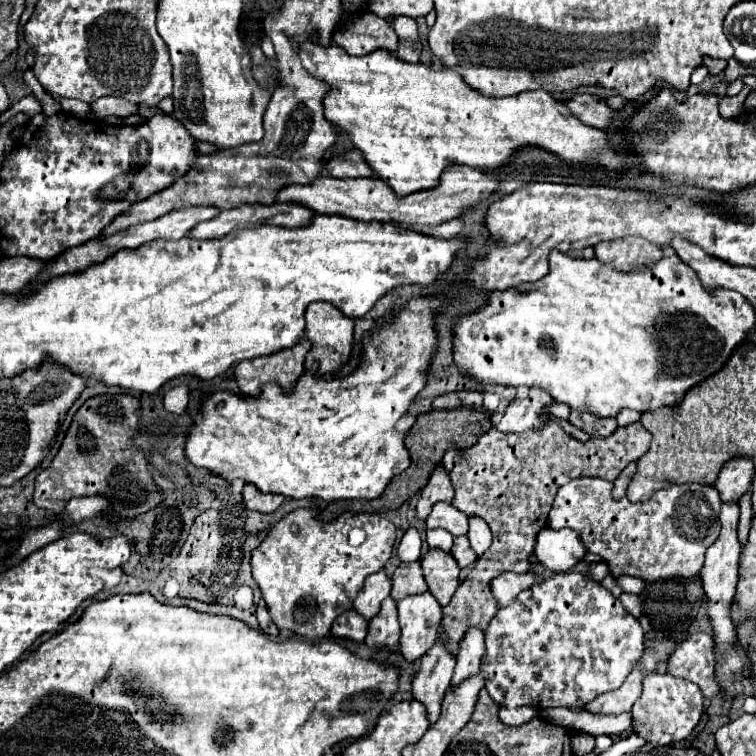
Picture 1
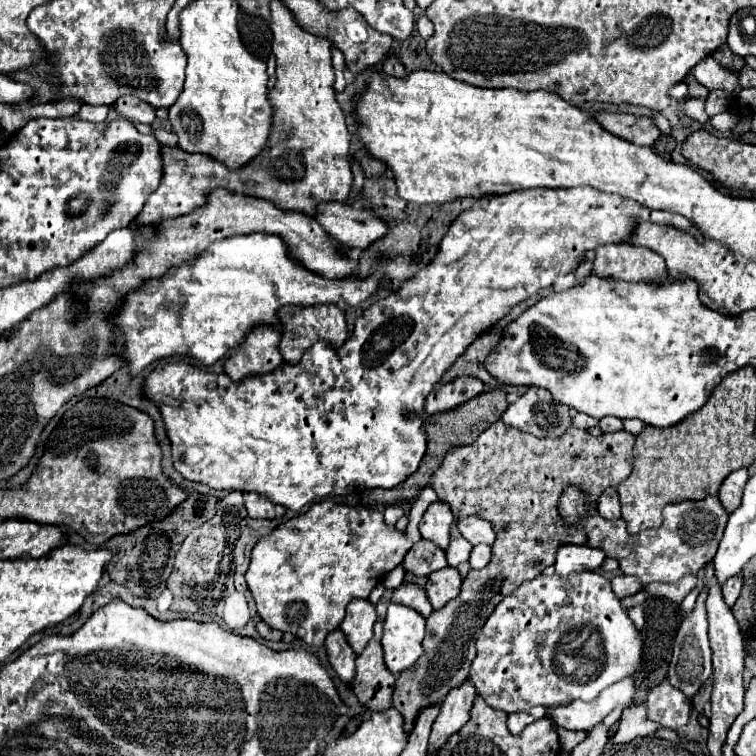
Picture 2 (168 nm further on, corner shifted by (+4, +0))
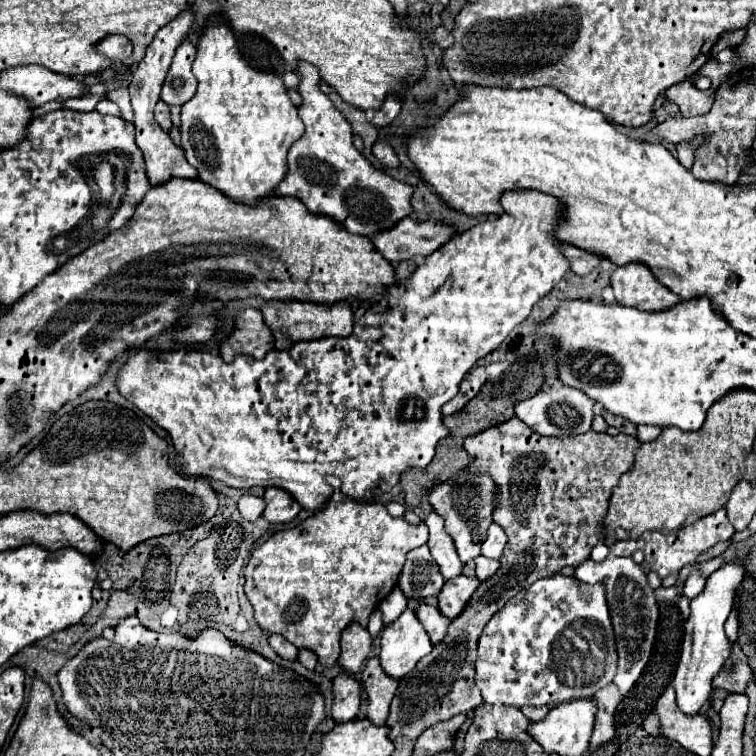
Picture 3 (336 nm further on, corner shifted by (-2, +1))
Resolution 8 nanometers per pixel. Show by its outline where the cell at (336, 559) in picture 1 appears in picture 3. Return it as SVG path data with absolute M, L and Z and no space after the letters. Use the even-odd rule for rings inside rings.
M326 476L326 481L334 488L326 508L294 528L276 532L252 552L244 572L244 592L254 608L254 618L264 632L280 634L296 648L308 648L316 654L318 662L332 668L340 654L340 636L344 628L352 622L358 622L360 626L368 624L370 614L396 586L406 554L426 544L426 526L410 526L406 520L390 516L384 504L352 500L342 494L341 480L335 476Z

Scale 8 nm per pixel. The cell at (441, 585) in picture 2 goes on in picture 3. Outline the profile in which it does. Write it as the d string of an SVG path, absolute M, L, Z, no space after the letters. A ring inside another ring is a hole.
M458 576L454 580L448 580L442 588L442 592L438 594L438 608L442 612L442 616L446 616L448 620L458 618L470 596L476 592L476 588L480 586L478 578L468 578L468 576Z

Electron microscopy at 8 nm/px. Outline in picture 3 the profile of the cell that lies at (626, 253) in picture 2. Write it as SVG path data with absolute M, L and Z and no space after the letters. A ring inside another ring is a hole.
M644 264L618 266L612 274L610 286L618 304L642 308L646 312L662 312L680 302L680 296L658 284Z

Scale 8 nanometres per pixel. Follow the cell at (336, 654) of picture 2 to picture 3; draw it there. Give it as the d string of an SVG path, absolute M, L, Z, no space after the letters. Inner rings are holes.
M340 674L332 682L334 704L332 704L332 718L336 724L348 722L358 714L360 708L360 684L350 674Z

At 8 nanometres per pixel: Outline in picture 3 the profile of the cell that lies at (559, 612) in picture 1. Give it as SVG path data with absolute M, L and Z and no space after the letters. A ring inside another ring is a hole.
M562 574L520 590L490 618L478 640L476 684L488 704L522 708L588 698L608 686L614 672L614 632L602 584L582 584Z

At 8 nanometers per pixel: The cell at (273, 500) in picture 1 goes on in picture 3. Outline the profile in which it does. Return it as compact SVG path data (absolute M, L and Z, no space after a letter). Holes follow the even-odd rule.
M268 488L264 494L264 500L266 500L264 518L274 524L292 522L302 510L302 506L282 488Z

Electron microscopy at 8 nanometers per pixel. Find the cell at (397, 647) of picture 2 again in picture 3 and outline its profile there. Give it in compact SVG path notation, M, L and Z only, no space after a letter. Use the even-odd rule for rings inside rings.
M412 610L388 626L380 636L380 664L390 678L404 678L412 672L420 658L432 652L430 638Z

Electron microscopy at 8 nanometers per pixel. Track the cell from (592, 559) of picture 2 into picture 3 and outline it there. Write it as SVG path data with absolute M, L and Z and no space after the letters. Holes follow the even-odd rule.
M610 554L602 562L586 560L586 564L580 564L576 568L576 578L590 584L604 584L606 588L608 594L606 602L614 626L616 652L618 652L618 672L614 676L614 684L618 686L620 694L626 696L650 660L656 640L658 616L660 616L654 590L648 586L646 570L640 564L636 564L630 556Z

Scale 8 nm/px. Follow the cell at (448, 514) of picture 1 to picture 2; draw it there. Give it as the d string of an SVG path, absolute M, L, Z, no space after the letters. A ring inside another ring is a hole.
M464 517L456 521L456 527L460 529L462 537L468 539L470 543L494 543L494 531L492 525L480 517Z

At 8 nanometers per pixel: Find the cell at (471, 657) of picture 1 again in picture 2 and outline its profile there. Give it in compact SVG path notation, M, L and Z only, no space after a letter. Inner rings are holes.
M466 679L462 685L454 687L454 689L450 689L450 693L444 697L444 703L434 721L432 737L428 743L430 749L436 749L436 755L442 749L444 741L448 741L448 737L452 733L456 733L468 721L468 713L470 713L474 697L476 697L476 689L470 679Z

